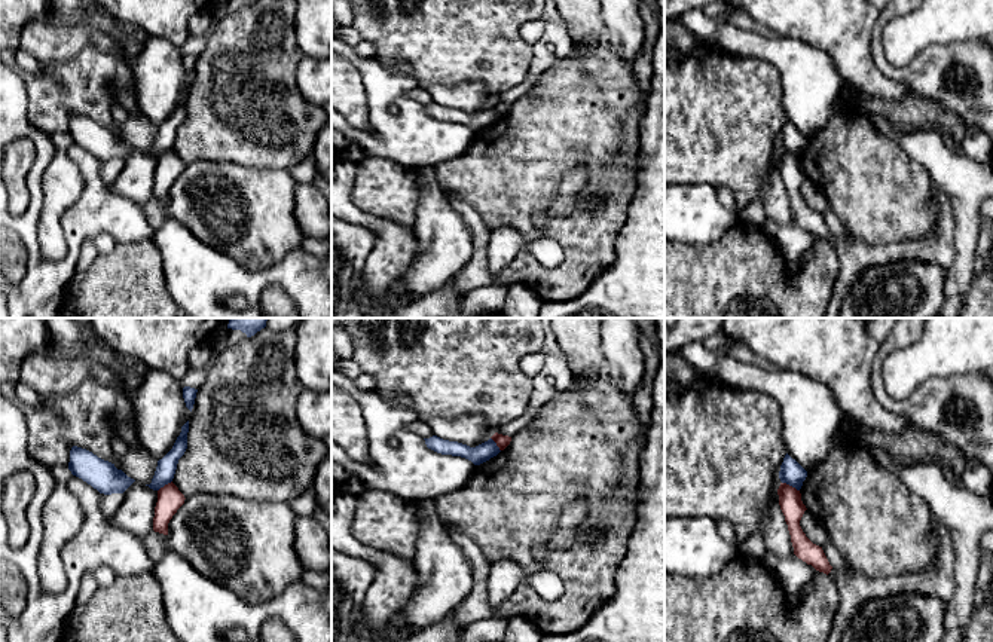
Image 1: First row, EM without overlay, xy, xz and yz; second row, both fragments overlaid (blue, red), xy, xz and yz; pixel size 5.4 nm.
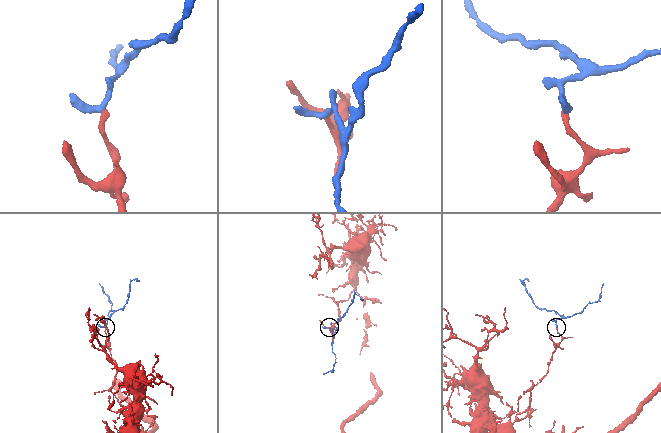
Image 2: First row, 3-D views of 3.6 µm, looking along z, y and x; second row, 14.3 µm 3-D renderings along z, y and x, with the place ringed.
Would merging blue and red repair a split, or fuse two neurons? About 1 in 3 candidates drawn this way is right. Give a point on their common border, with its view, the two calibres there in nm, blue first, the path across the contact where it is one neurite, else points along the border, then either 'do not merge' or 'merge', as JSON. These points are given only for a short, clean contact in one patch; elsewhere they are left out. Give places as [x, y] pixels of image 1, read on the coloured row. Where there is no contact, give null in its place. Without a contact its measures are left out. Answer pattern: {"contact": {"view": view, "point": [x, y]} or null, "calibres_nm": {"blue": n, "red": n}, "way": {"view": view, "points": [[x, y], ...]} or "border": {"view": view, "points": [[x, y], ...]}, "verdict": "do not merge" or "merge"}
{"contact": {"view": "yz", "point": [791, 485]}, "calibres_nm": {"blue": 130, "red": 130}, "border": {"view": "yz", "points": [[782, 482], [799, 491]]}, "verdict": "do not merge"}

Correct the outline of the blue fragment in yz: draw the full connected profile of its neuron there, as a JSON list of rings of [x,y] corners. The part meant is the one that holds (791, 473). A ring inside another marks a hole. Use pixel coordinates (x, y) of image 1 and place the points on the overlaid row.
[[[786,453],[779,471],[780,482],[800,490],[806,477],[807,471]]]

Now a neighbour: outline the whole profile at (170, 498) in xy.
[[[171,482],[158,490],[155,507],[153,531],[168,535],[168,523],[177,510],[184,504],[184,495]]]

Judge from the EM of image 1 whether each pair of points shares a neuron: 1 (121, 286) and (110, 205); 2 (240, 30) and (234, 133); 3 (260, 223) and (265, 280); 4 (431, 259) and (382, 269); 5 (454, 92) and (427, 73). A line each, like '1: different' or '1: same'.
1: different
2: same
3: different
4: different
5: different

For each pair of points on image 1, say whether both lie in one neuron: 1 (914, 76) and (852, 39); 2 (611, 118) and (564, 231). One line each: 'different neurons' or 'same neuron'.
1: different neurons
2: same neuron

